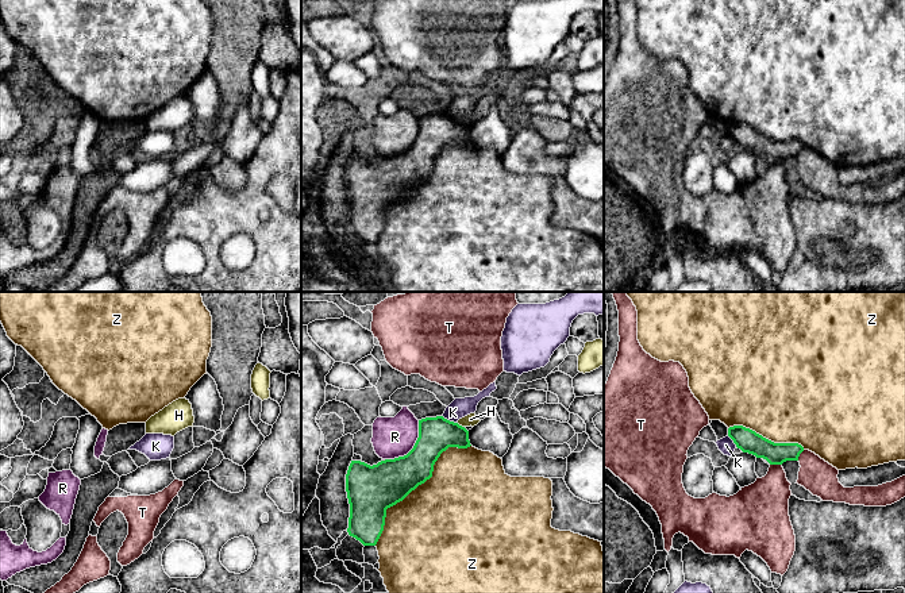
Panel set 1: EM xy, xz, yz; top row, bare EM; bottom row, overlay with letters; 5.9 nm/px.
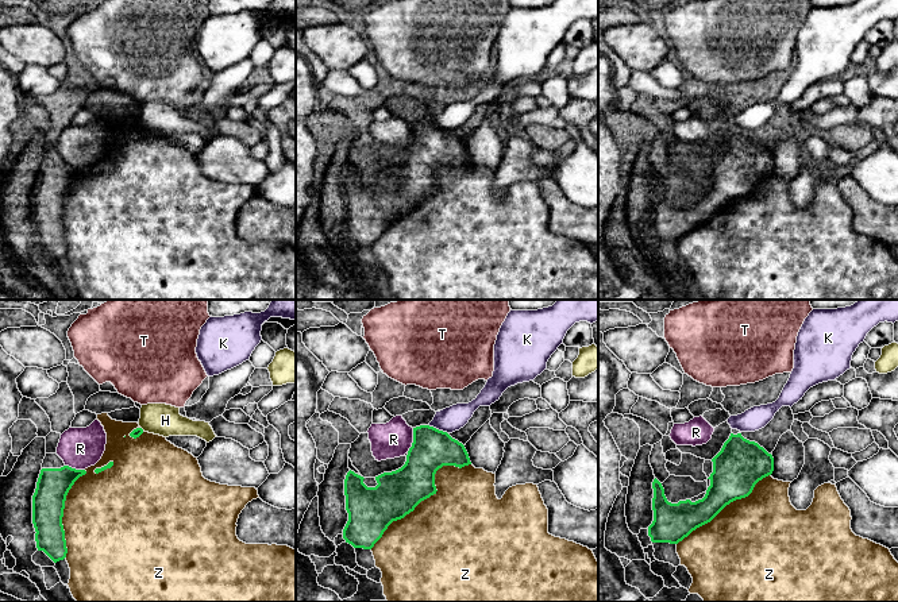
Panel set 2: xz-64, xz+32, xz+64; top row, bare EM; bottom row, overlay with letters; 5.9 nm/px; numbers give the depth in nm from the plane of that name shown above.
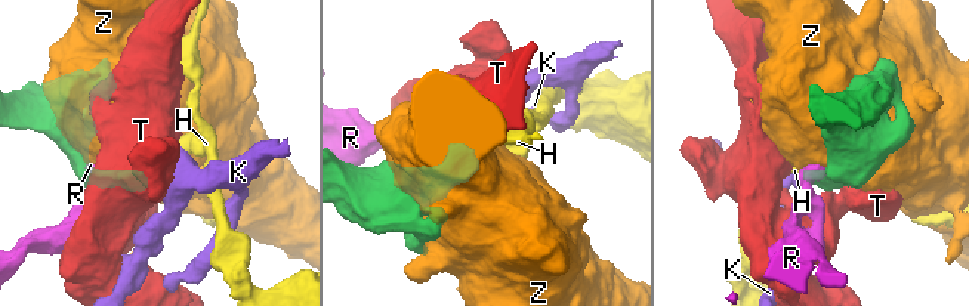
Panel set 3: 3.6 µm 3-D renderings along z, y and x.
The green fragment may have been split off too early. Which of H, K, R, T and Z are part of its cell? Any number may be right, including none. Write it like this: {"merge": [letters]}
{"merge": []}

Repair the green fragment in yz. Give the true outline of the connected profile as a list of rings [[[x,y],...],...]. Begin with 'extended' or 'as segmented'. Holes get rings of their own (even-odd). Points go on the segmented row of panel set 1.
as segmented | [[[743,426],[728,428],[728,436],[743,453],[766,459],[770,465],[782,465],[786,461],[798,461],[804,447],[798,443],[774,443]]]

